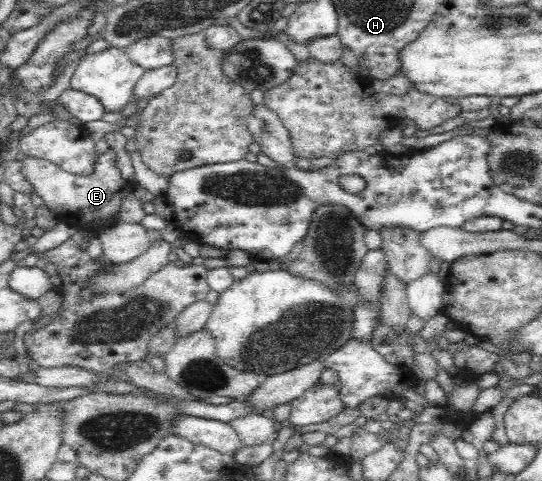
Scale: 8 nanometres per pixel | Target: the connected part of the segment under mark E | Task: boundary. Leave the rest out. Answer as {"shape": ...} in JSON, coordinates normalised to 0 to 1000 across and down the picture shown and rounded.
{"shape":[[[205,308],[179,328],[172,360],[164,364],[140,364],[113,351],[107,343],[72,331],[68,326],[41,333],[41,358],[57,378],[63,397],[76,407],[81,424],[103,445],[103,455],[124,466],[142,468],[153,476],[179,451],[199,455],[196,468],[205,468],[220,457],[220,435],[227,412],[227,385],[220,351],[210,343],[214,320]]]}

